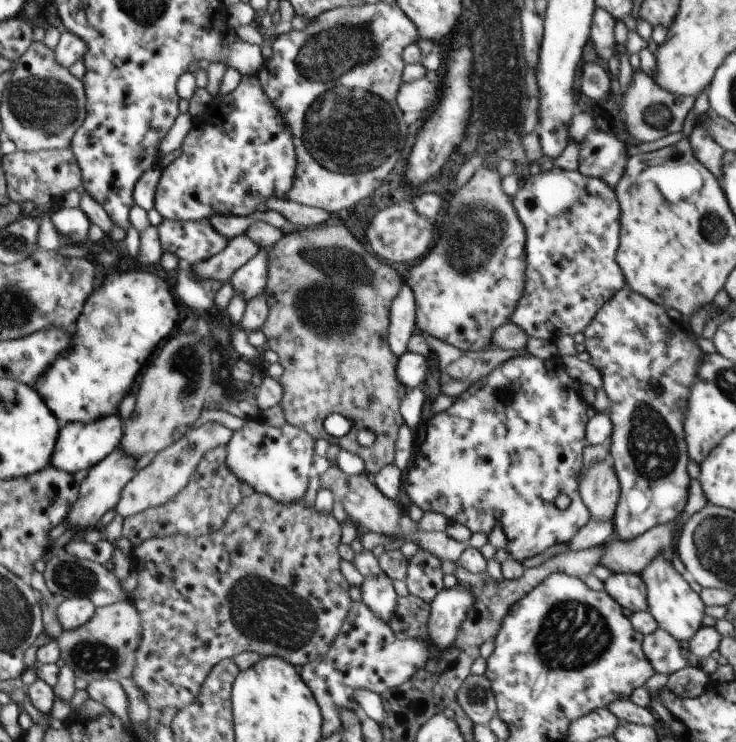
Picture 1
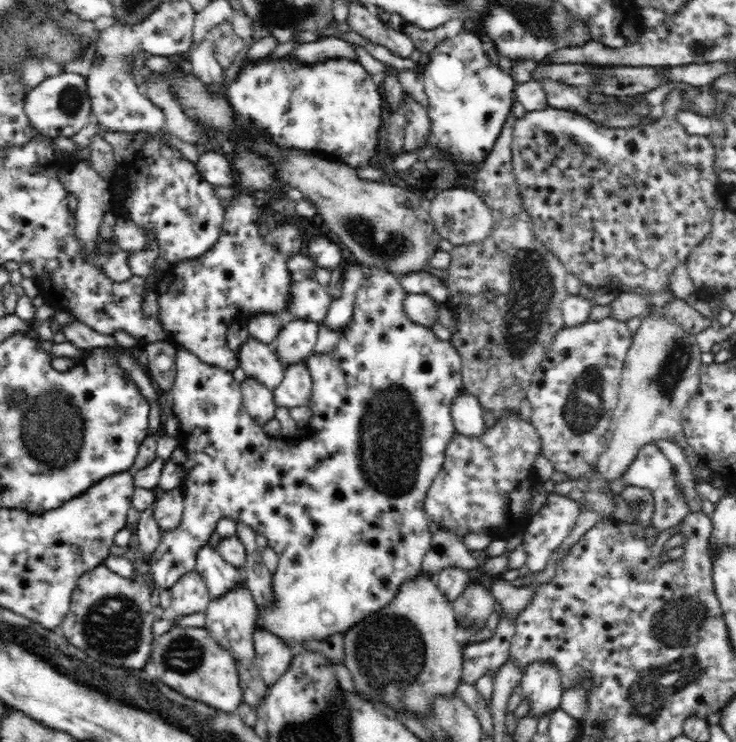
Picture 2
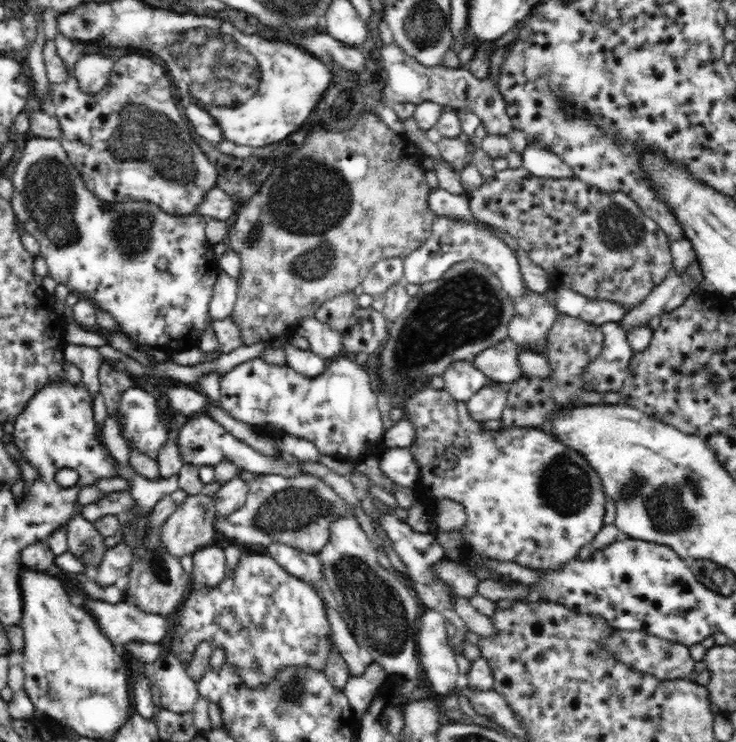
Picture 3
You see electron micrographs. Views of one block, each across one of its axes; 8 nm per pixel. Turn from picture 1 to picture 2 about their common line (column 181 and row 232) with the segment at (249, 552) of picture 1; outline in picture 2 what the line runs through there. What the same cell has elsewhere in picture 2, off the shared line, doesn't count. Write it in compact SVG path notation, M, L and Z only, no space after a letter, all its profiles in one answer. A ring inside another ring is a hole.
M691 86L689 90L681 90L681 89L672 89L667 95L669 96L668 99L665 100L664 104L664 112L662 116L654 121L653 123L642 123L641 125L634 125L628 128L610 128L604 126L604 124L592 122L592 120L588 119L588 117L584 118L584 116L578 116L576 112L570 111L568 109L557 109L552 108L550 106L538 109L537 111L527 112L523 117L518 118L516 122L514 122L514 126L512 128L513 130L513 137L512 137L512 144L511 144L511 153L512 153L512 167L514 168L515 177L519 186L519 193L522 197L523 207L527 210L527 213L530 215L531 218L531 228L534 231L535 238L539 240L540 243L544 243L546 245L546 248L549 248L550 251L554 252L554 255L557 256L558 259L561 260L561 263L564 265L564 268L566 269L566 272L570 272L572 274L575 274L580 282L582 282L583 287L589 291L590 289L593 289L595 287L600 286L608 286L608 288L612 289L616 292L631 292L631 291L624 291L622 288L628 287L630 290L634 287L643 287L647 292L649 292L648 295L653 295L656 293L661 292L671 292L671 288L669 288L669 274L674 270L674 267L678 263L683 263L687 260L687 257L692 252L692 250L698 246L705 238L709 235L709 232L711 228L713 227L713 216L714 212L717 210L717 207L719 206L719 198L717 196L717 176L715 174L715 164L716 164L716 158L717 158L717 147L716 142L712 140L712 137L708 135L694 135L689 134L686 129L684 129L684 126L678 121L677 119L677 112L681 110L689 110L689 107L687 106L686 102L683 102L683 93L684 96L688 97L688 100L692 101L692 104L696 106L692 106L690 109L692 112L699 114L700 116L706 116L711 117L714 109L716 108L716 99L715 99L715 93L713 91L708 90L708 88L704 87L694 87Z

